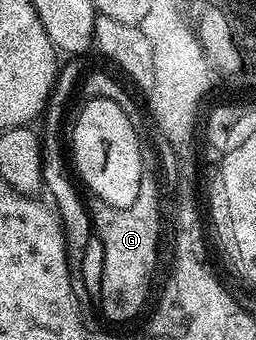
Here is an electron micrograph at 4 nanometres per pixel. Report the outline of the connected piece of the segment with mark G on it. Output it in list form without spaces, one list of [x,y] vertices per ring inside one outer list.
[[[150,174],[140,176],[140,192],[128,208],[116,208],[107,202],[102,206],[94,206],[94,212],[90,216],[93,237],[102,245],[102,279],[98,282],[98,302],[102,305],[102,314],[110,322],[126,322],[134,318],[138,313],[143,313],[142,305],[147,305],[145,297],[146,277],[150,273],[150,265],[153,262],[154,234],[155,234],[155,195],[154,178]]]

